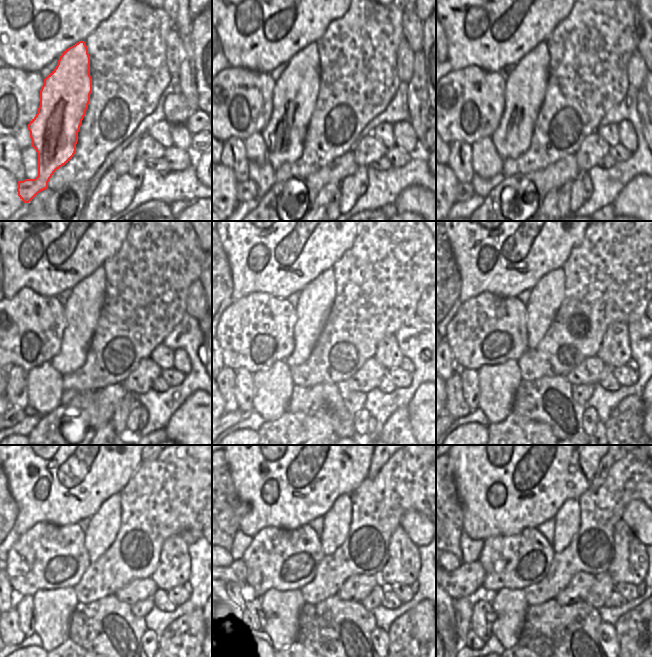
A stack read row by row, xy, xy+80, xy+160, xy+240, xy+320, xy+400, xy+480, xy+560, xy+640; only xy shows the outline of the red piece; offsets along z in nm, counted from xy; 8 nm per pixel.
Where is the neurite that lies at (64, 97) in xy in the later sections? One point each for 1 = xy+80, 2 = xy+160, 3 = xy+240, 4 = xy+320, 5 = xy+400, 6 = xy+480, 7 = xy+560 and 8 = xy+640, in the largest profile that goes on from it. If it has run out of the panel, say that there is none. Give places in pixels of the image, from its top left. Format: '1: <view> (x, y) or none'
1: xy+80 (295, 92)
2: xy+160 (526, 86)
3: xy+240 (82, 309)
4: xy+320 (316, 299)
5: xy+400 (546, 296)
6: xy+480 (104, 524)
7: xy+560 (337, 521)
8: xy+640 (567, 519)

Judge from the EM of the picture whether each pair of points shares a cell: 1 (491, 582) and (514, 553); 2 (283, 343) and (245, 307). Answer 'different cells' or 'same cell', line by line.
1: same cell
2: same cell

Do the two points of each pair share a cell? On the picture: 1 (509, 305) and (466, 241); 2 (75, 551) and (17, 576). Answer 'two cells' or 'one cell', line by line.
1: two cells
2: one cell

